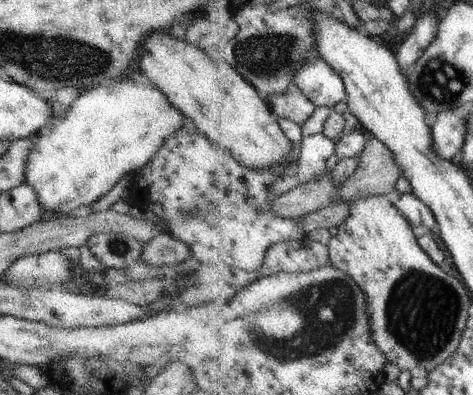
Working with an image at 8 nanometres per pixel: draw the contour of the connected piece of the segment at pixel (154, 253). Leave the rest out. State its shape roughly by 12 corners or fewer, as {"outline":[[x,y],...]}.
{"outline":[[170,233],[144,244],[140,260],[168,267],[192,259],[191,248]]}

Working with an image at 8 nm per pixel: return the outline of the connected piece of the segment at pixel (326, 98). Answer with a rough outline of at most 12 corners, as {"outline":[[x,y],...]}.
{"outline":[[314,57],[295,76],[316,106],[348,101],[343,76]]}

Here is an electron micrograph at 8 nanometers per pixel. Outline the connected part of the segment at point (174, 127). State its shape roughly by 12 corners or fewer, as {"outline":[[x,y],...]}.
{"outline":[[119,78],[39,136],[24,183],[70,214],[141,171],[185,116]]}

